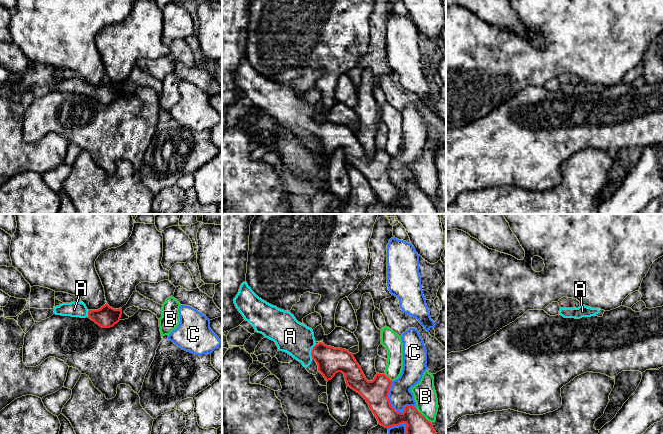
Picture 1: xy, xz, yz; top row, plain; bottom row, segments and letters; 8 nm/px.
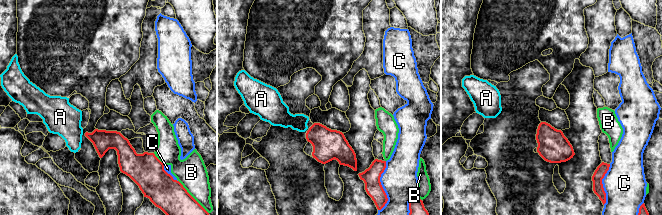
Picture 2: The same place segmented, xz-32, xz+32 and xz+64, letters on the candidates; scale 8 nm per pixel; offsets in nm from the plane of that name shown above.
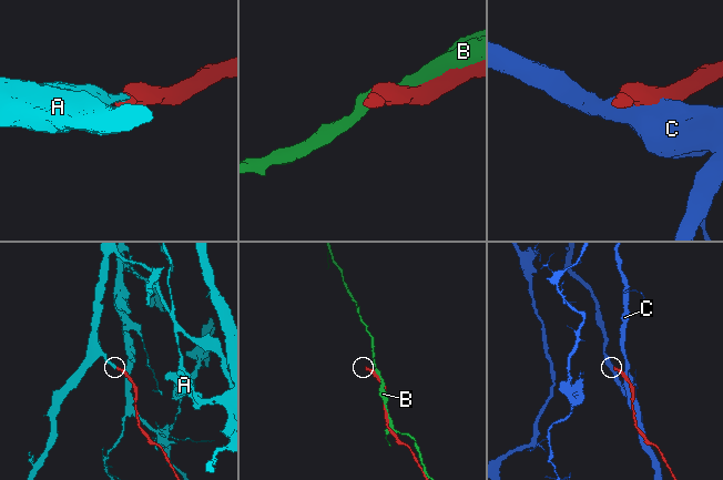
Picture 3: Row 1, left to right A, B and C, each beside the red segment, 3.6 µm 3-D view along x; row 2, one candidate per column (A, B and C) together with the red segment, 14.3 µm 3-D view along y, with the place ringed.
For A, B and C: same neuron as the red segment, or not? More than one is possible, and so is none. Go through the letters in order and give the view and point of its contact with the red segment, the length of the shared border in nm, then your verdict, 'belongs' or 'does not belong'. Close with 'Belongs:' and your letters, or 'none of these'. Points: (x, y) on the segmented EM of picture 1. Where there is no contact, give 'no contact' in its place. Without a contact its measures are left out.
A: contact xz (311, 352); length 130 nm; belongs
B: contact xz (423, 416); length 170 nm; does not belong
C: contact xz (392, 407); length 300 nm; does not belong
Belongs: A

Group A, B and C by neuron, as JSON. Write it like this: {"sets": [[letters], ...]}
{"sets": [["A"], ["B"], ["C"]]}

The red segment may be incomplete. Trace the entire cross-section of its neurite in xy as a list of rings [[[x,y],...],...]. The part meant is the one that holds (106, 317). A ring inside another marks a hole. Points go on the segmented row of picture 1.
[[[71,302],[54,307],[54,314],[80,318],[88,317],[100,327],[110,328],[120,321],[122,308],[114,309],[106,303],[98,310],[88,310],[83,302]]]

